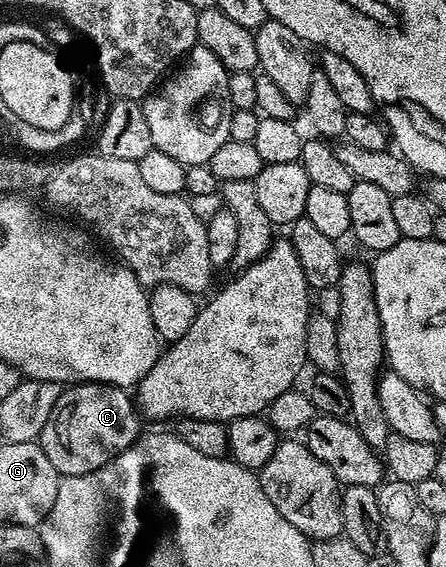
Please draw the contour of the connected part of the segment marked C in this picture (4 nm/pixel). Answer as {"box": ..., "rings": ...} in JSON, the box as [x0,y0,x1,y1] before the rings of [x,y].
{"box":[39,382,143,476],"rings":[[[79,382],[70,385],[68,388],[62,389],[59,400],[55,400],[55,408],[51,408],[51,416],[47,420],[47,424],[43,424],[43,432],[39,439],[39,445],[43,448],[43,453],[46,454],[47,460],[51,460],[51,468],[57,470],[58,475],[61,476],[83,476],[87,472],[95,472],[99,468],[103,468],[108,462],[114,462],[114,460],[121,455],[125,450],[131,448],[131,444],[136,442],[143,433],[143,419],[137,409],[137,403],[134,395],[130,393],[126,387],[123,386],[108,386],[102,382]]]}

